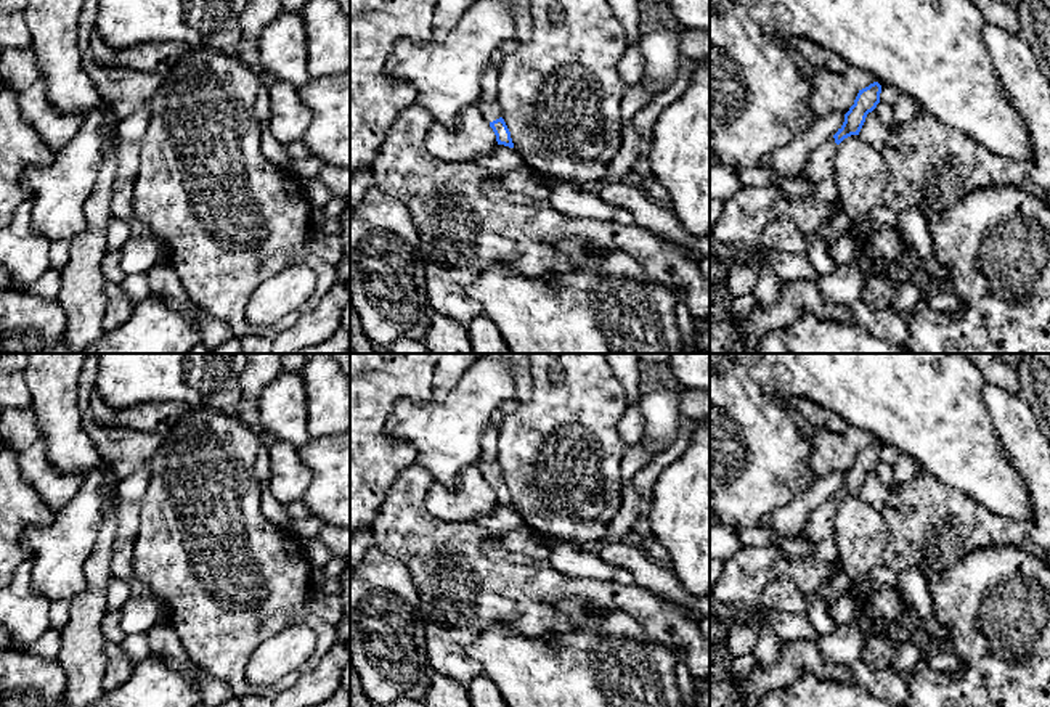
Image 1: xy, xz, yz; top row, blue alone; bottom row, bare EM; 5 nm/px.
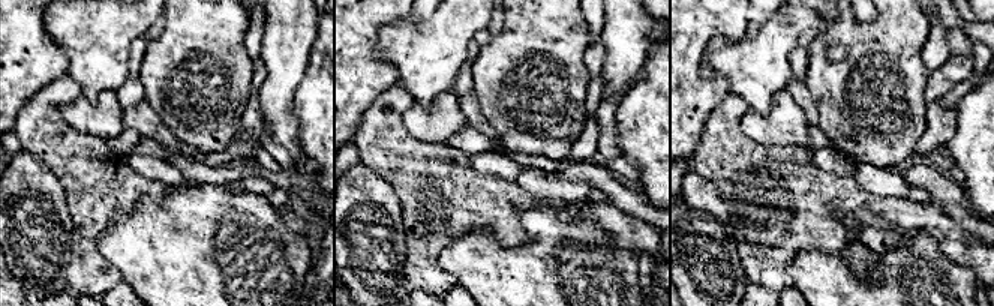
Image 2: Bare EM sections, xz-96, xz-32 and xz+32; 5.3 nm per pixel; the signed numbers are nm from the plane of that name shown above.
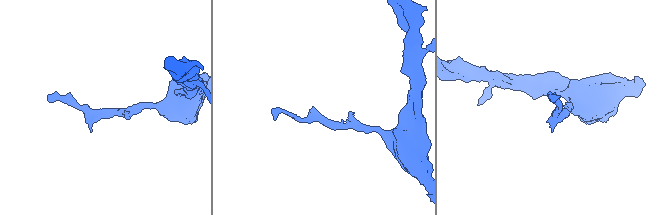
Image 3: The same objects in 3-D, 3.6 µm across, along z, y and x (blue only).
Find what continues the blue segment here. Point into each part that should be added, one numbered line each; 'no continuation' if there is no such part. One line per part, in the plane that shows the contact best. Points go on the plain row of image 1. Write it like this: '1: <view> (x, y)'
1: xz (490, 469)

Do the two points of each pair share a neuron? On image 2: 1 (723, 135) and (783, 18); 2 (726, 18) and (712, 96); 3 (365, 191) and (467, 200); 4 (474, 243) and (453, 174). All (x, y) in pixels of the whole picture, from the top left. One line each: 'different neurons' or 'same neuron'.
1: different neurons
2: same neuron
3: different neurons
4: different neurons

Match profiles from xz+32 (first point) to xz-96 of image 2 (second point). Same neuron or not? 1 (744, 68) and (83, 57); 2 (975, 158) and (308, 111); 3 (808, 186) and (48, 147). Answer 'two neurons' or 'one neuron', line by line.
1: one neuron
2: one neuron
3: one neuron

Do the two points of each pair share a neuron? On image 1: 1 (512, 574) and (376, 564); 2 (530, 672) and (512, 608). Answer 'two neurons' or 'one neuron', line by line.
1: two neurons
2: two neurons

